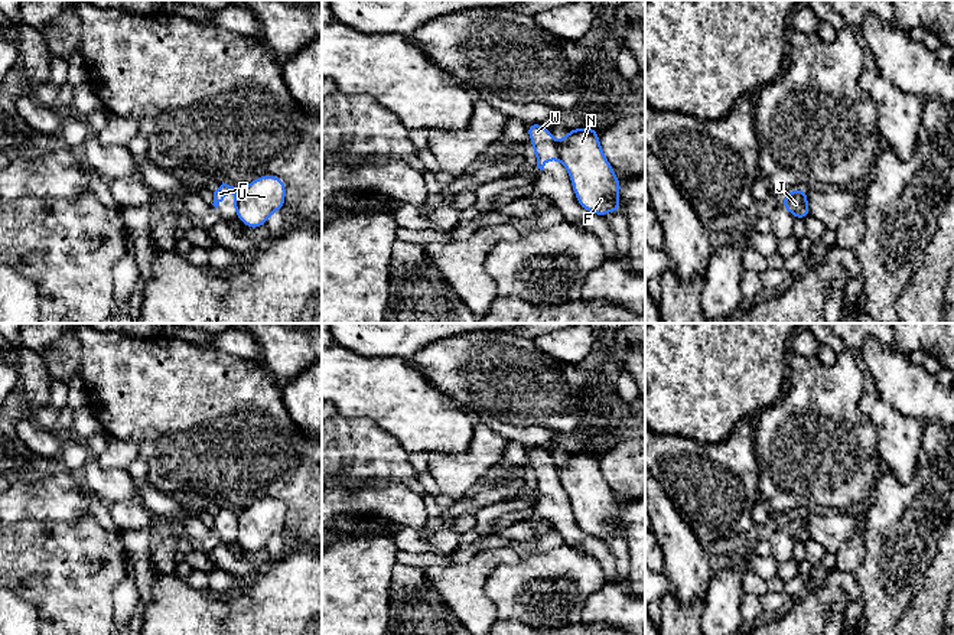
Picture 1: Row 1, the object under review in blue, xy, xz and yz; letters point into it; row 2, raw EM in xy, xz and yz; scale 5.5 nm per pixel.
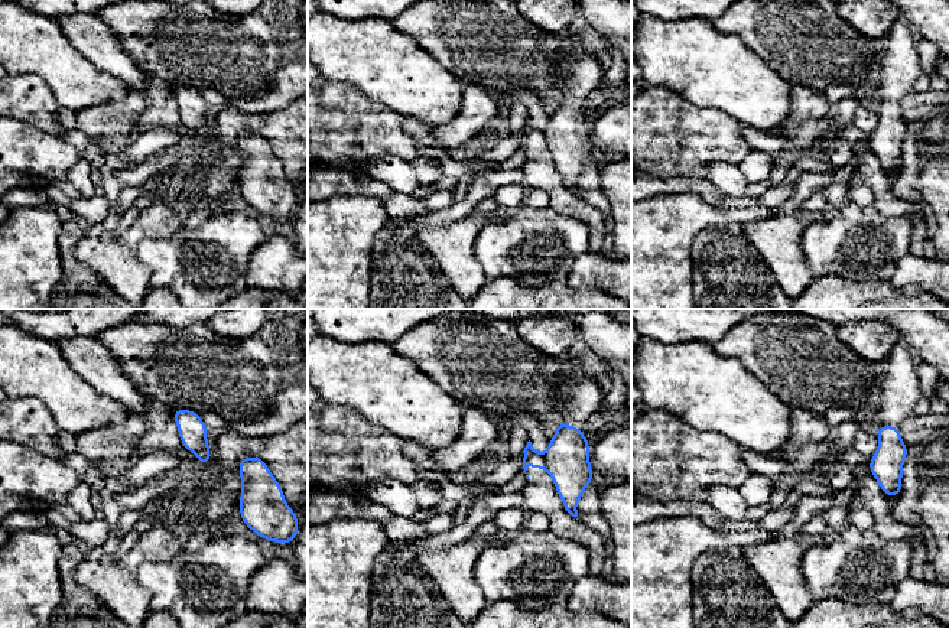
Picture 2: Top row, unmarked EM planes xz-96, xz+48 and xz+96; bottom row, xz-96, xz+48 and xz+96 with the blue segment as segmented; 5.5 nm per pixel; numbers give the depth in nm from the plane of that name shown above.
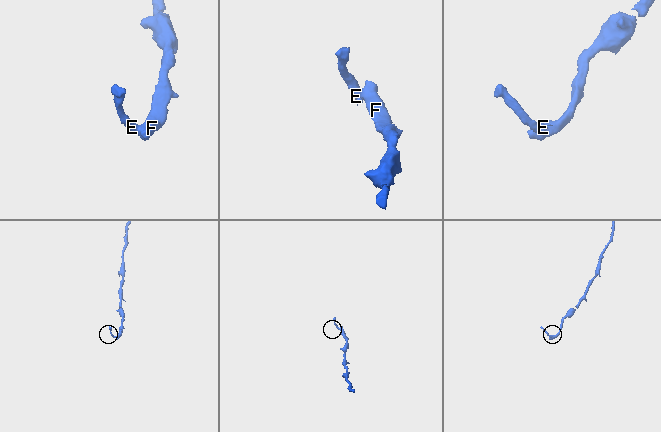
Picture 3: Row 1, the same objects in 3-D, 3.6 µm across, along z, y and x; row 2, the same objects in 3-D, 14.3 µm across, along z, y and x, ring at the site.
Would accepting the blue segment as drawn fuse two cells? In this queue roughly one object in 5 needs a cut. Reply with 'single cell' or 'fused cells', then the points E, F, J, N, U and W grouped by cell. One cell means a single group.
fused cells | E W / F J N U

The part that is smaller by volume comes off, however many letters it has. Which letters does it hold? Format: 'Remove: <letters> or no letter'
Remove: E, W

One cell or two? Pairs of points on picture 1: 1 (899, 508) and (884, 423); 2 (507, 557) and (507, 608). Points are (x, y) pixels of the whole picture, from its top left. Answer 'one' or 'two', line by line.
1: two
2: two

